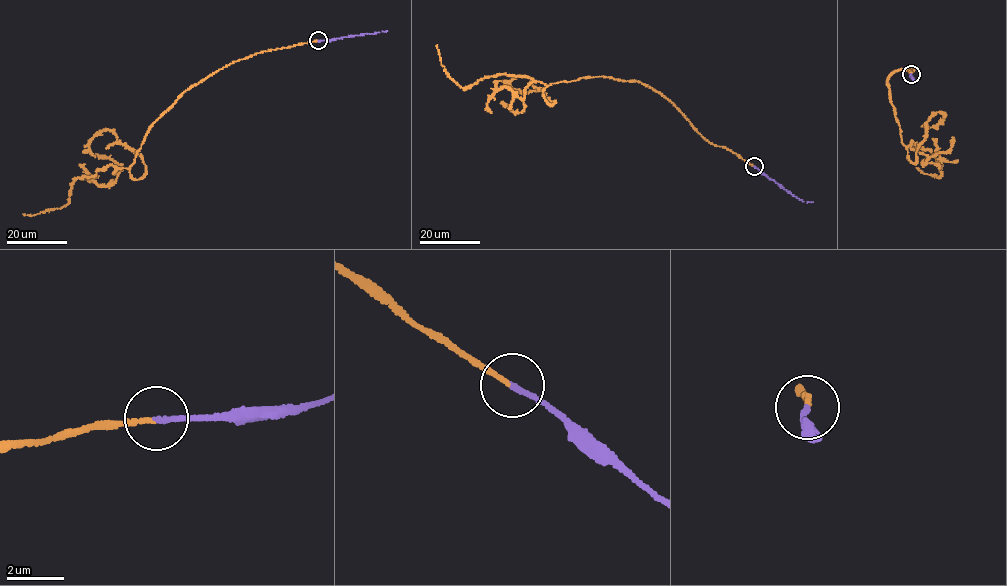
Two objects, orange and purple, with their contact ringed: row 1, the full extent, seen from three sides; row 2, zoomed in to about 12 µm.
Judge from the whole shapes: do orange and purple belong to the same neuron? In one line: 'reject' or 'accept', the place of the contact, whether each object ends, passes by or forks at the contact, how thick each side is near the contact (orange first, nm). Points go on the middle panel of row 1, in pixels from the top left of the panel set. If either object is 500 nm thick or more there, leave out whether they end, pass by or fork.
accept | (754, 166) | orange ends | purple ends | 160/170 nm

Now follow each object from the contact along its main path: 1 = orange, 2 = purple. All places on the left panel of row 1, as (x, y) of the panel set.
1: (318, 40), (219, 69), (152, 124), (129, 168), (108, 165), (78, 177), (69, 203), (23, 215)
2: (318, 40), (387, 31)

